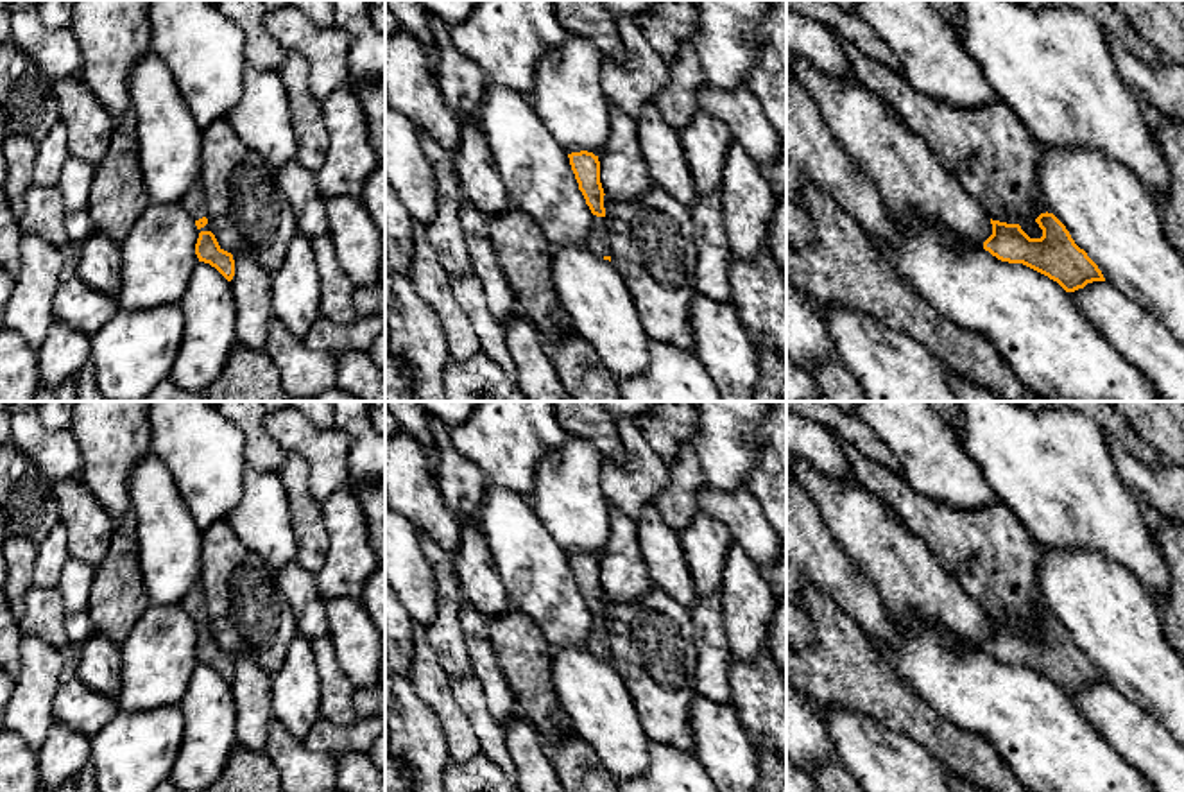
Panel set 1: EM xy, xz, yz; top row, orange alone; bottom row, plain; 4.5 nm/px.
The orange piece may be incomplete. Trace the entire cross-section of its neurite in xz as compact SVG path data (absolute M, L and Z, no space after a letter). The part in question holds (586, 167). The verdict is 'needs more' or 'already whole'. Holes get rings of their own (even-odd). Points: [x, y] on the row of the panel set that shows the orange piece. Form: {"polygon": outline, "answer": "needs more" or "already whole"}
{"polygon": "M588 151L568 154L571 170L579 183L586 204L589 206L593 219L588 237L588 249L611 262L611 238L605 222L604 188L600 183L600 161L598 156Z", "answer": "needs more"}

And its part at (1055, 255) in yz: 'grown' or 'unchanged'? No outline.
grown

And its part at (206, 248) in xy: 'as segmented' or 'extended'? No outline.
extended

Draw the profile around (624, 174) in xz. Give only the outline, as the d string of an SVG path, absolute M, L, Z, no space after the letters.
M609 106L611 131L598 154L600 183L613 201L638 201L652 186L639 140L638 122L618 106Z

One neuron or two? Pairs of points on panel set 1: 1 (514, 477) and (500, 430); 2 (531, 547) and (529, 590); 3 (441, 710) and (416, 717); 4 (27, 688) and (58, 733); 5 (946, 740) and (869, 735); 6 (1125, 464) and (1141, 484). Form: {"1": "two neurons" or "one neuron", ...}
{"1": "one neuron", "2": "one neuron", "3": "two neurons", "4": "two neurons", "5": "two neurons", "6": "one neuron"}

